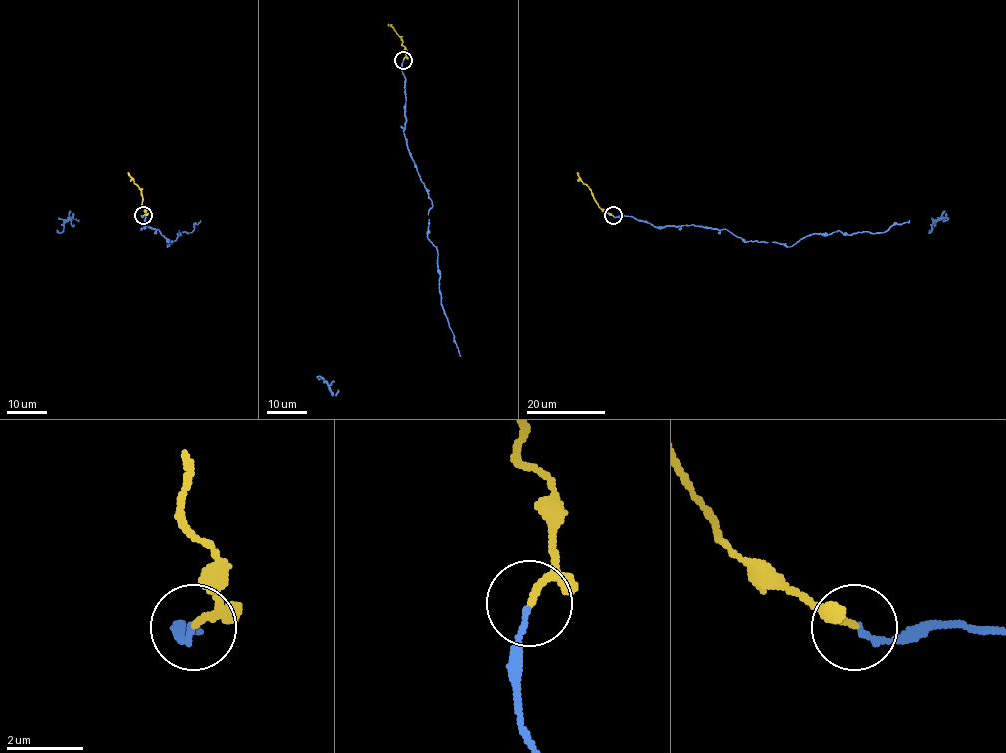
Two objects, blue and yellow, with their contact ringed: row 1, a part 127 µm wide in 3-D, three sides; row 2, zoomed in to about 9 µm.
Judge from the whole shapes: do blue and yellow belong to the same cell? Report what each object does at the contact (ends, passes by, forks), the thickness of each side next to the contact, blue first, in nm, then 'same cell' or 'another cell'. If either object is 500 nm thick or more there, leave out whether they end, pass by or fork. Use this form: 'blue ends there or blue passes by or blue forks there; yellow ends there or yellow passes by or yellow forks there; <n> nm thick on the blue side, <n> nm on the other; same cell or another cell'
blue ends there; yellow ends there; 140 nm thick on the blue side, 180 nm on the other; same cell

